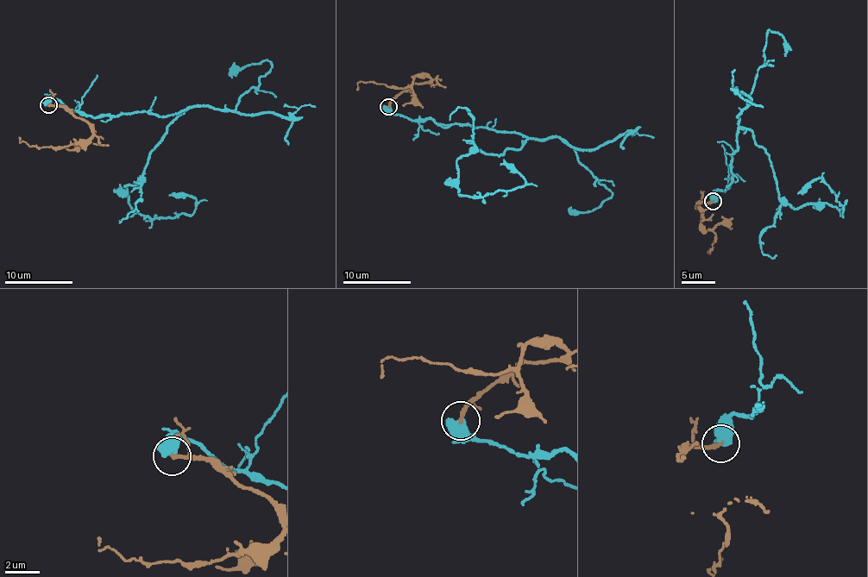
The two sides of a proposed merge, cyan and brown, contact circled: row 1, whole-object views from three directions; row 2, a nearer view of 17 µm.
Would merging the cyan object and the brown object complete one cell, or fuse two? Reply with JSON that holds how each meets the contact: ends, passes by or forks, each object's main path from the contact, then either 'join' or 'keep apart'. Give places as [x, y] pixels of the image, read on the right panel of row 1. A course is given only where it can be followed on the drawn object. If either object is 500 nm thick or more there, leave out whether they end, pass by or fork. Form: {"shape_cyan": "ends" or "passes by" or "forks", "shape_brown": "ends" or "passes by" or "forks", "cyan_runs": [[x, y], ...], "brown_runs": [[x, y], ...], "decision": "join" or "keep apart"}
{"shape_cyan": "ends", "shape_brown": "ends", "cyan_runs": [[713, 201], [732, 179], [740, 129], [765, 151], [778, 195], [791, 208], [843, 208], [818, 178], [802, 194]], "brown_runs": [[713, 201], [701, 203], [696, 207], [702, 228], [712, 229], [715, 234], [711, 253], [707, 252], [713, 247]], "decision": "keep apart"}

